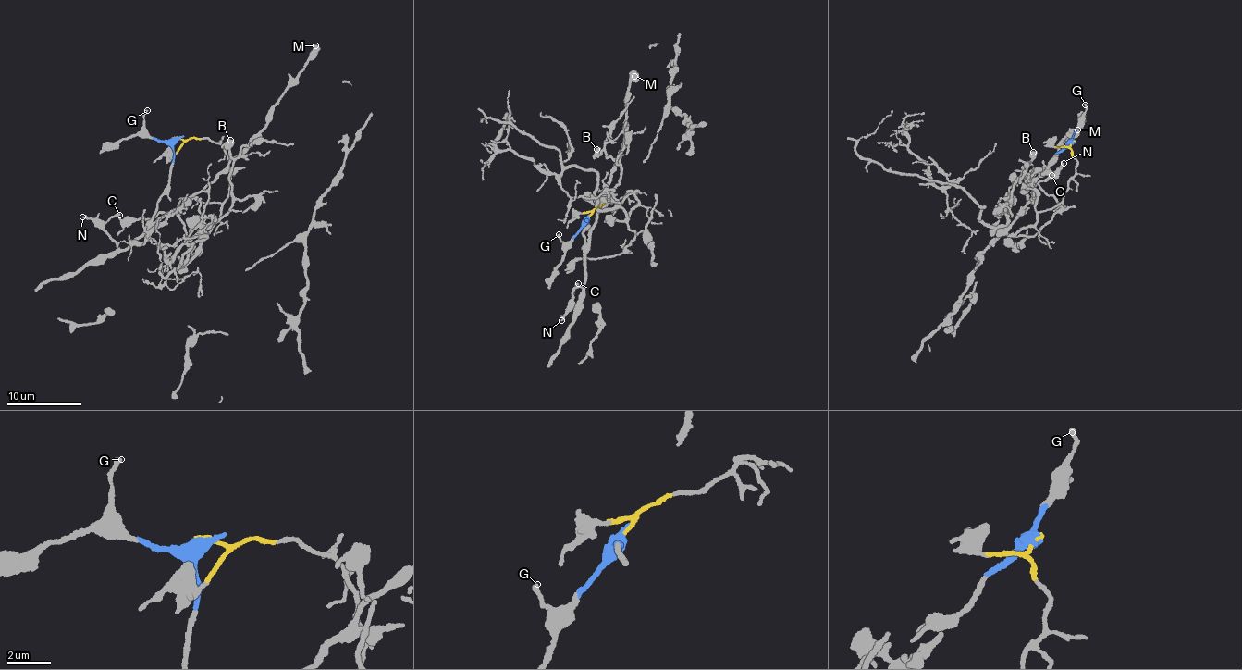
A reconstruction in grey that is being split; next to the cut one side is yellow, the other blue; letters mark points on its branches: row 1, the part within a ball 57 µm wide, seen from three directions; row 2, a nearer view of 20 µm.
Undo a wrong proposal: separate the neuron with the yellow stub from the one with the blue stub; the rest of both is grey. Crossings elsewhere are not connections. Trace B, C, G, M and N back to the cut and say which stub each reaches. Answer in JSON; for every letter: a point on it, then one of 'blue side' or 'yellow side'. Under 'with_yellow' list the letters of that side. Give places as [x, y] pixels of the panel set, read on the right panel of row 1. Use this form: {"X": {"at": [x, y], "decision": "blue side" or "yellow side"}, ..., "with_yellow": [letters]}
{"B": {"at": [1033, 152], "decision": "yellow side"}, "C": {"at": [1051, 175], "decision": "blue side"}, "G": {"at": [1085, 105], "decision": "blue side"}, "M": {"at": [1077, 130], "decision": "blue side"}, "N": {"at": [1063, 163], "decision": "blue side"}, "with_yellow": ["B"]}

